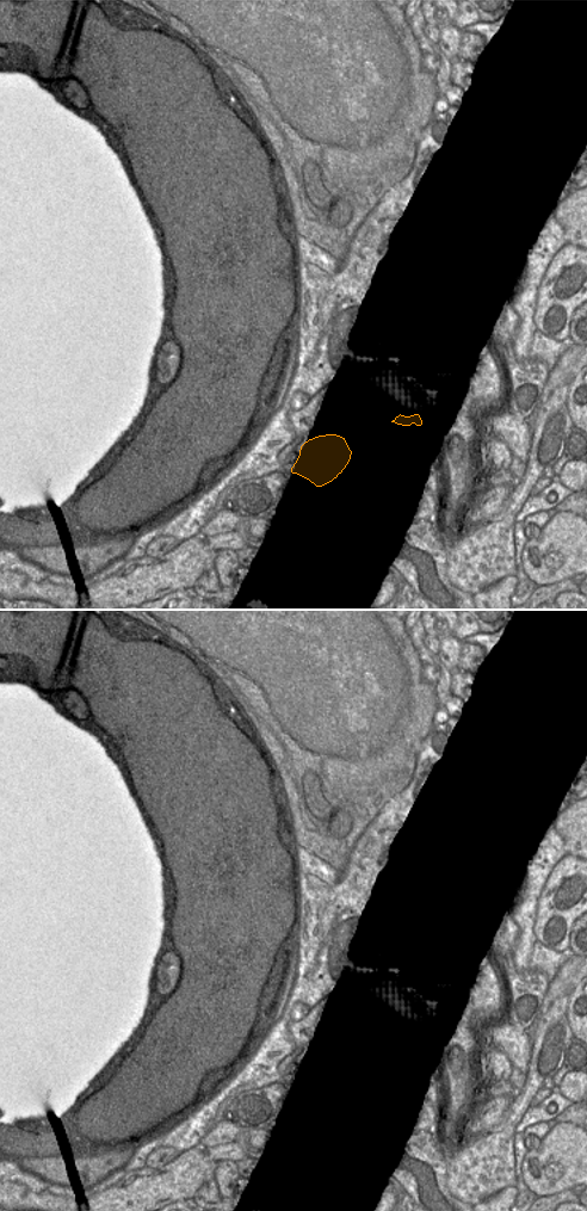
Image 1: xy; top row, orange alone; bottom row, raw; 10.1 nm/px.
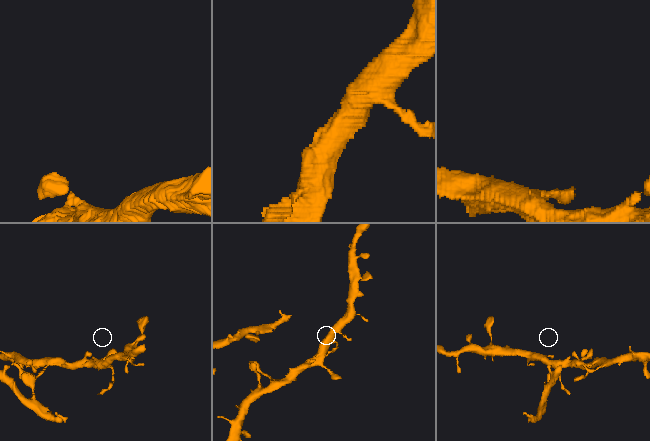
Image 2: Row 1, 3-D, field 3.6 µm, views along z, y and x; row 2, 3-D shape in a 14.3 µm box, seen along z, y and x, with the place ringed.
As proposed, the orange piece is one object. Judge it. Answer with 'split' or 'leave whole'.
leave whole

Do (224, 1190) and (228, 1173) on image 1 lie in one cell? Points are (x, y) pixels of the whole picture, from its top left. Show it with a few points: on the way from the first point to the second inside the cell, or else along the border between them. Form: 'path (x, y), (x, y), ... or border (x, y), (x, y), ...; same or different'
path (226, 1186), (226, 1176); same

